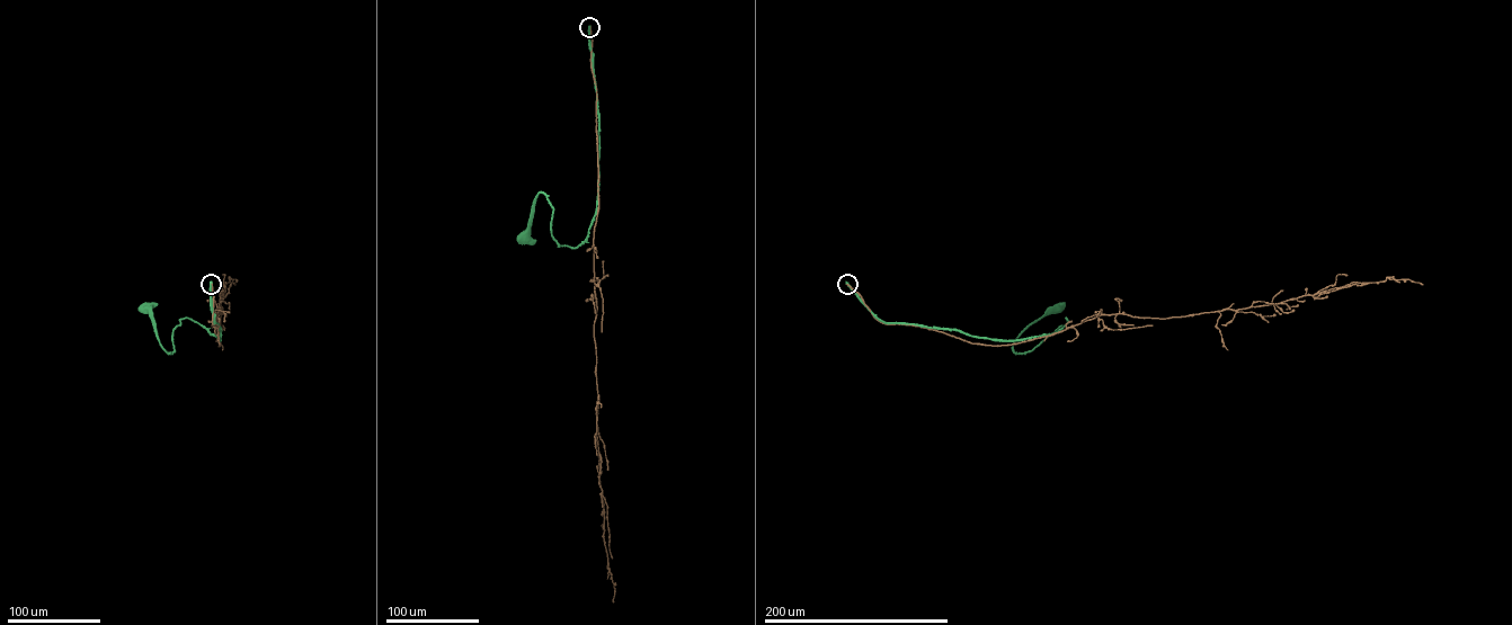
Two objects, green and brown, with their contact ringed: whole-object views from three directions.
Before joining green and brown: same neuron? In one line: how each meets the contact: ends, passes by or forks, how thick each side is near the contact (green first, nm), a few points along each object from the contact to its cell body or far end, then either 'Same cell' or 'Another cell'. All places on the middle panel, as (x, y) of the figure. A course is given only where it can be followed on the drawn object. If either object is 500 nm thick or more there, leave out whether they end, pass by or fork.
Thickness 850 nm (green) against 550 nm. Course of green: (589, 27), (598, 121), (595, 216), (580, 243), (558, 247), (551, 233), (553, 207), (540, 193), (524, 238). Course of brown: (589, 27), (597, 95), (598, 208), (593, 243), (596, 437), (603, 538), (615, 589), (613, 603). Another cell

